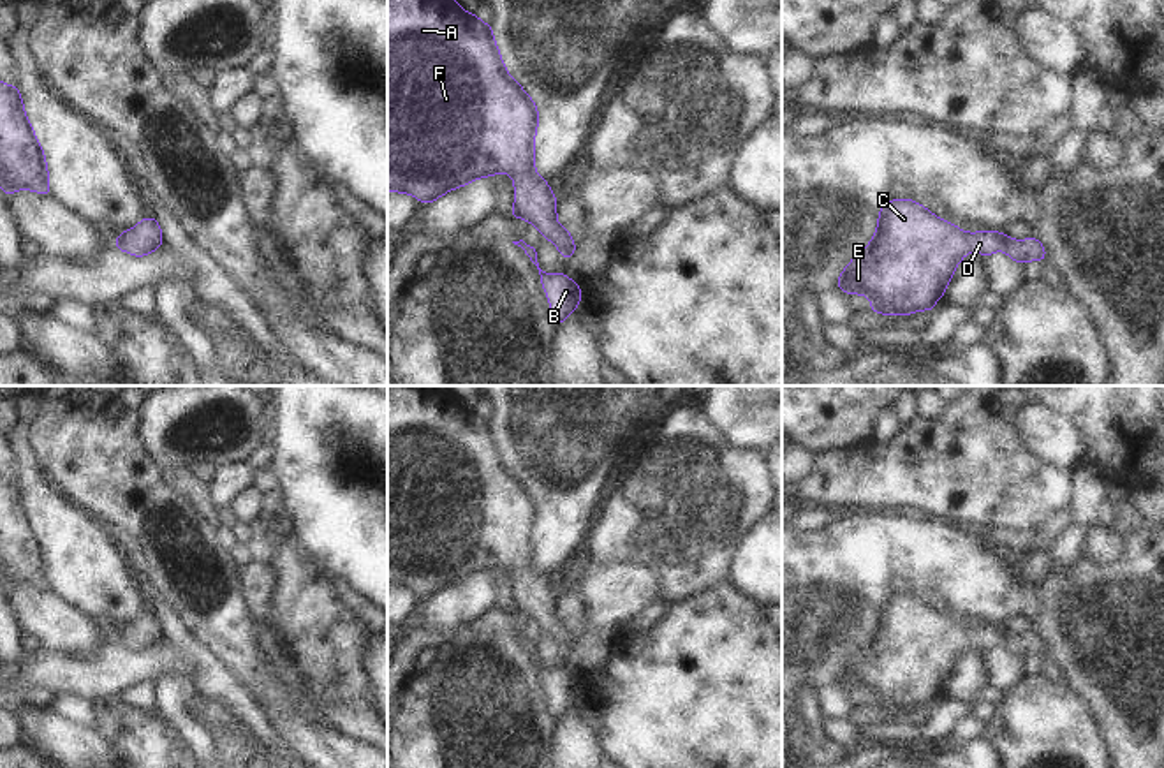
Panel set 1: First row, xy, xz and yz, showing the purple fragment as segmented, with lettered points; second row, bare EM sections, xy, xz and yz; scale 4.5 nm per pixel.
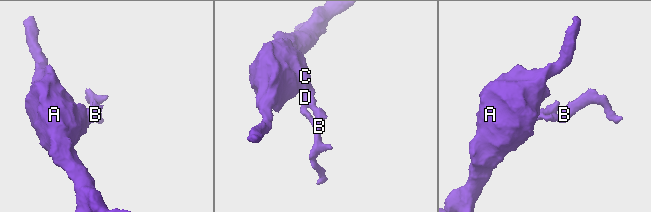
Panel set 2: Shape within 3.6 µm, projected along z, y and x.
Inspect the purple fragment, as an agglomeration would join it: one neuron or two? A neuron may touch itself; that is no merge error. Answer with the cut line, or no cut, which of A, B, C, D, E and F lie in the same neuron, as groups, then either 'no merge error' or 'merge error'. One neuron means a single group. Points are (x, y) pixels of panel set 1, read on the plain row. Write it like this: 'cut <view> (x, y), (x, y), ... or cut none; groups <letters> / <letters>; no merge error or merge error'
cut yz (1002, 627), (999, 643); groups A C D E F / B; merge error

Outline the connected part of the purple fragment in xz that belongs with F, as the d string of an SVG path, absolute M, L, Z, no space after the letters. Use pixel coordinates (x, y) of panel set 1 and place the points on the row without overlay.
M447 386L387 388L387 585L412 588L428 599L472 574L507 567L514 574L514 604L553 636L565 655L578 639L556 617L558 594L549 578L535 567L537 520L539 506L504 462L491 419L465 407Z

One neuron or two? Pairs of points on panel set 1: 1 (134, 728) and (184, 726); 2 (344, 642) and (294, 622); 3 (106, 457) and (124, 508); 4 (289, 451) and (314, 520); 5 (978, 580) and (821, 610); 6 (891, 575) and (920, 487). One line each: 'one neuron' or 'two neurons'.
1: two neurons
2: one neuron
3: one neuron
4: one neuron
5: one neuron
6: two neurons

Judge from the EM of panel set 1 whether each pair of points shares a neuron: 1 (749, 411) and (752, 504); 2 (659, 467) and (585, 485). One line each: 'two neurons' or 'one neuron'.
1: two neurons
2: two neurons

